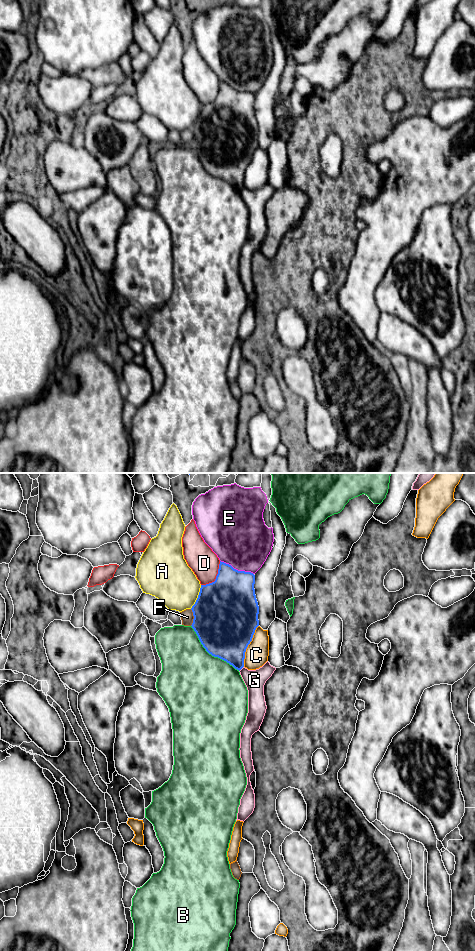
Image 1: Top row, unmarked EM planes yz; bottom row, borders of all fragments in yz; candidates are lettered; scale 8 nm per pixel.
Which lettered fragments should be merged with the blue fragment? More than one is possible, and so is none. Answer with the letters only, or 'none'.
none

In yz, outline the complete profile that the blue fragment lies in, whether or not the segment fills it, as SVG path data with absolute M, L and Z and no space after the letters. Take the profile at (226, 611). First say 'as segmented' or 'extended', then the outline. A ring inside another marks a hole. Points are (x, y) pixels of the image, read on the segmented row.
as segmented; M220 561L215 581L201 585L198 598L191 608L194 616L191 626L206 651L239 671L244 667L246 649L259 626L254 584L253 573L238 571Z

